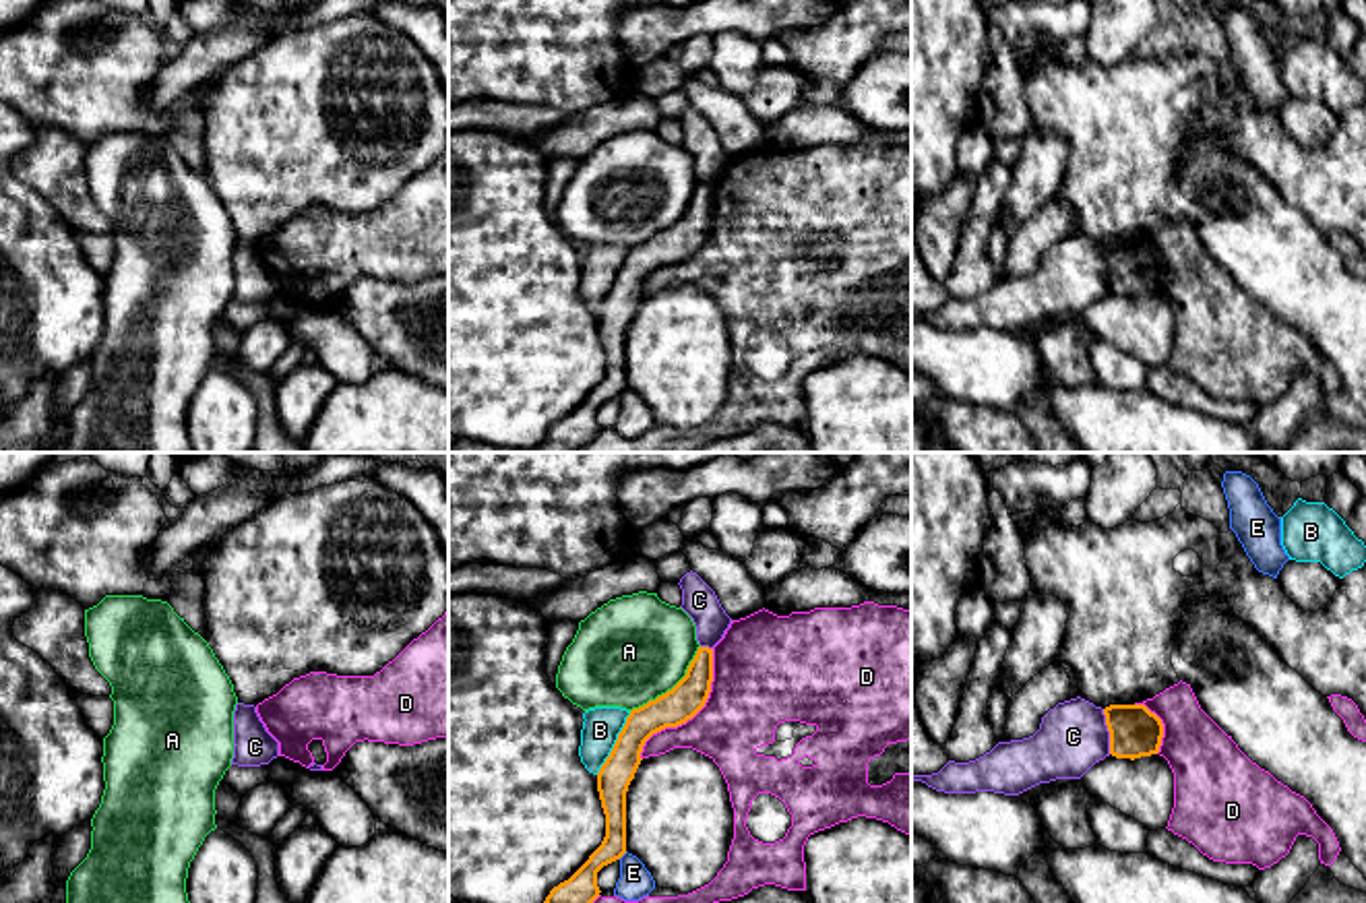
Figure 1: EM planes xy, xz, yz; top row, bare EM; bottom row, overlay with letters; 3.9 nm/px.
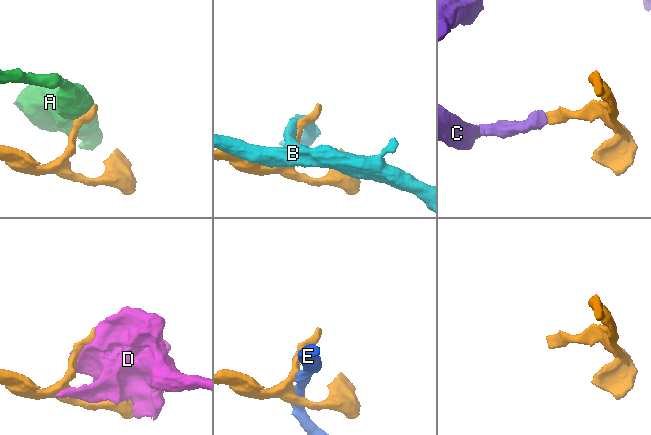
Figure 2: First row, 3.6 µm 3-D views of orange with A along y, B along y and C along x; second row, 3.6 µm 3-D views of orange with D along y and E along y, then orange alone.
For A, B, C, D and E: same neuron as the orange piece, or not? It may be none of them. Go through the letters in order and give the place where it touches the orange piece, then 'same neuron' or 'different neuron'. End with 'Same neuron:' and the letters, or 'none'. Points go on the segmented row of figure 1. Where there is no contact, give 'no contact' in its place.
A: xz (674, 687) | different neuron
B: xz (616, 742) | different neuron
C: yz (1108, 730) | different neuron
D: xz (693, 715) | different neuron
E: xz (623, 854) | different neuron
Same neuron: none

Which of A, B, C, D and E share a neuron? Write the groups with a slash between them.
A / B / C / D / E

